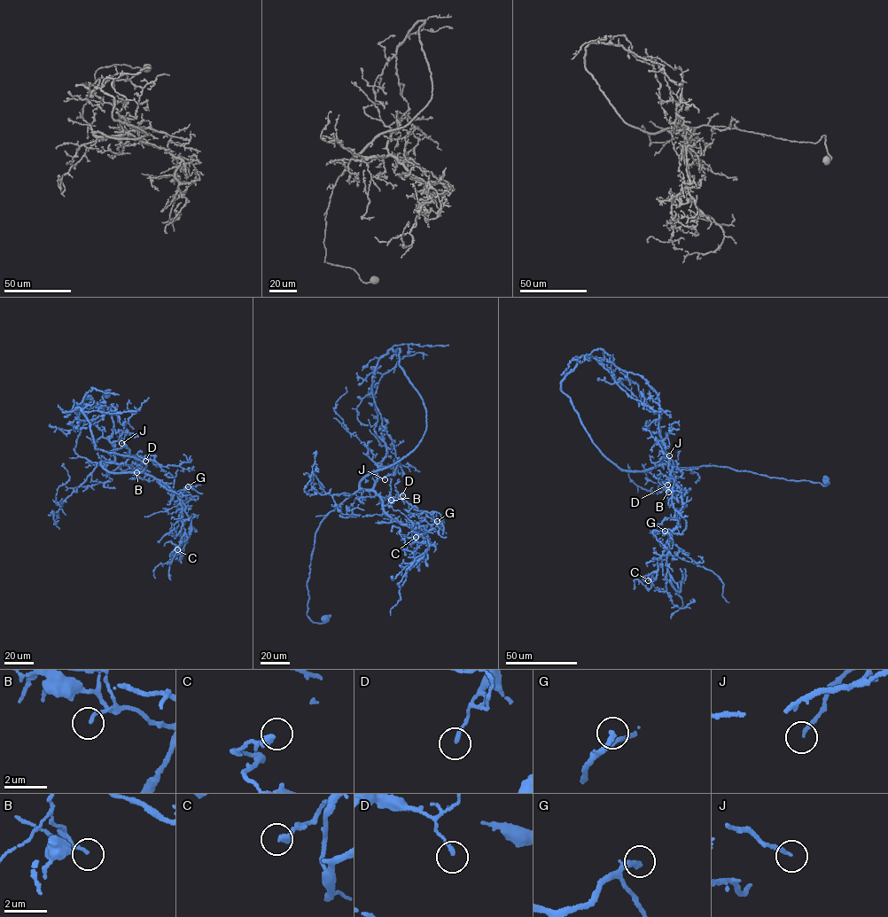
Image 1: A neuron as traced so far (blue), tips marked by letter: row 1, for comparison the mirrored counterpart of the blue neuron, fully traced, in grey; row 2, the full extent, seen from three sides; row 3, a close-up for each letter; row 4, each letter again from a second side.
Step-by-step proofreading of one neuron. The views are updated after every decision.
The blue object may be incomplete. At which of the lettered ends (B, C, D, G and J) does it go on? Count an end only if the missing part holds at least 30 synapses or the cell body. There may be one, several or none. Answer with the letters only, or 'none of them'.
G

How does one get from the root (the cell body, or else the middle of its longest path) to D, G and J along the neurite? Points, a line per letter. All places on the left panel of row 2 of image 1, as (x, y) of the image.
D: (106, 394), (89, 409), (76, 440), (74, 453), (91, 462), (119, 463), (136, 454), (145, 461)
G: (106, 394), (89, 409), (76, 440), (74, 453), (91, 462), (132, 466), (165, 483), (172, 495), (188, 486)
J: (106, 394), (89, 409), (74, 449), (91, 462), (112, 462), (114, 448), (124, 446), (121, 443)

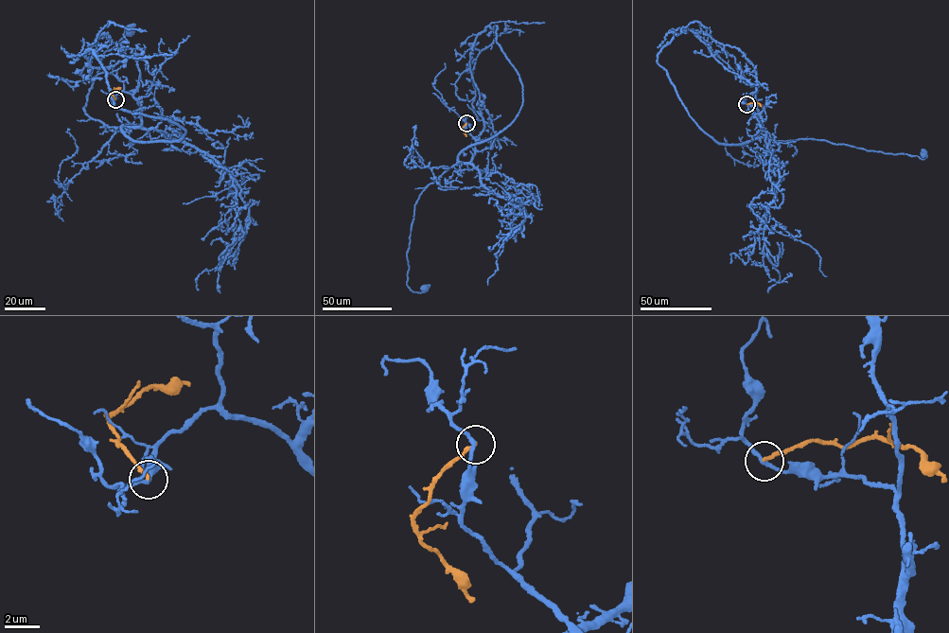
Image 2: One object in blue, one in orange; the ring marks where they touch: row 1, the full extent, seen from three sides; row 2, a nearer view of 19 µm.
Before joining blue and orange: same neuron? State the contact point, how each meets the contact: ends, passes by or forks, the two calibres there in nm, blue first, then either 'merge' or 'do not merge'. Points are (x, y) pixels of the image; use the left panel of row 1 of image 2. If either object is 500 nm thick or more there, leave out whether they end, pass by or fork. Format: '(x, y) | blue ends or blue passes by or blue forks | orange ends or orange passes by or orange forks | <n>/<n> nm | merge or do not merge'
(115, 99) | blue passes by | orange ends | 200/200 nm | do not merge

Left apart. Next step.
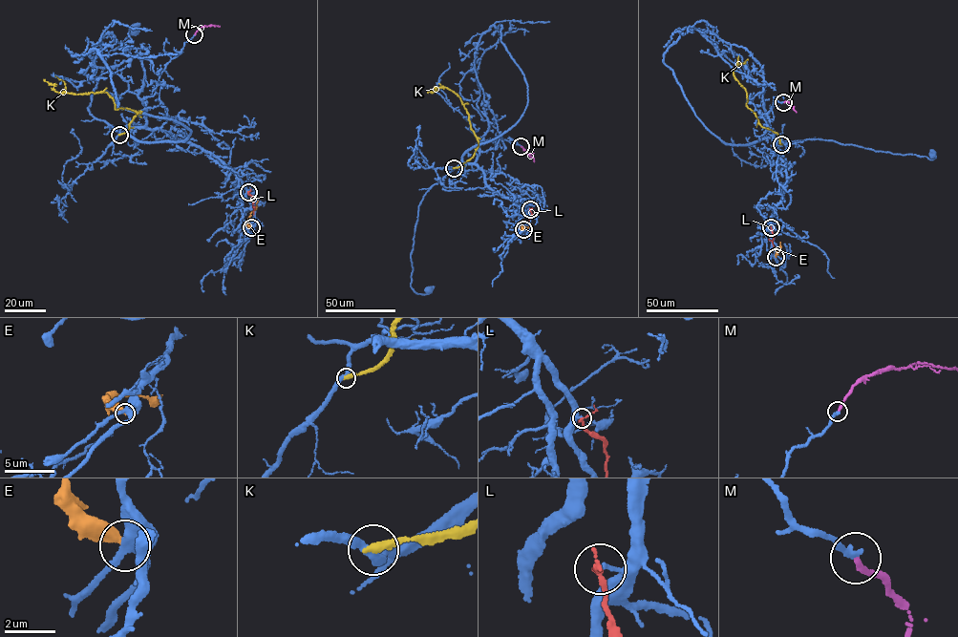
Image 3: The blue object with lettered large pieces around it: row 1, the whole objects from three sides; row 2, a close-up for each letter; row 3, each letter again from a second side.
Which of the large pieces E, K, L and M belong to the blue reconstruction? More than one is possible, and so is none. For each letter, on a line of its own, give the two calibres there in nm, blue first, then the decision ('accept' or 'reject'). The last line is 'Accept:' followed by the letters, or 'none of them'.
E: calibres 400 and 380 nm; reject
K: calibres 320 and 320 nm; reject
L: calibres 140 and 170 nm; reject
M: calibres 240 and 200 nm; accept
Accept: M

